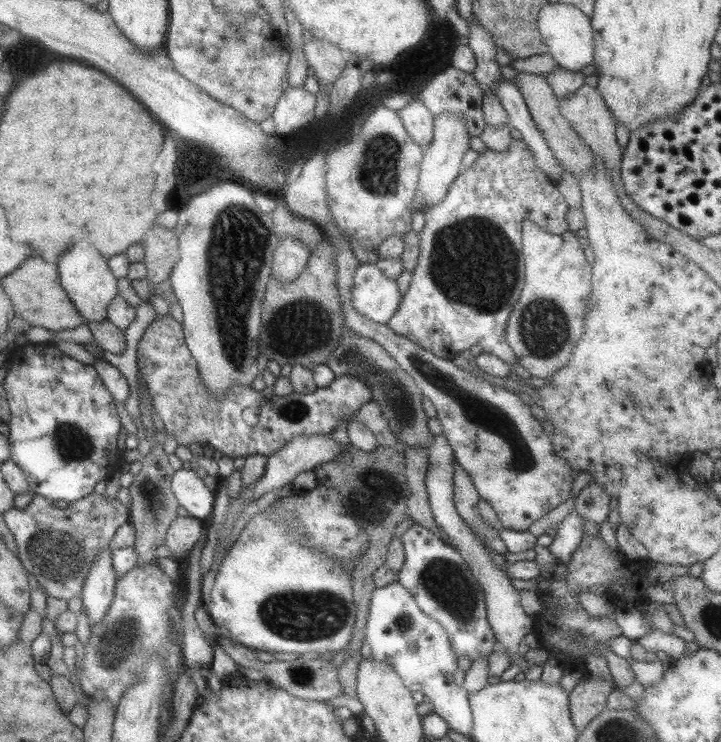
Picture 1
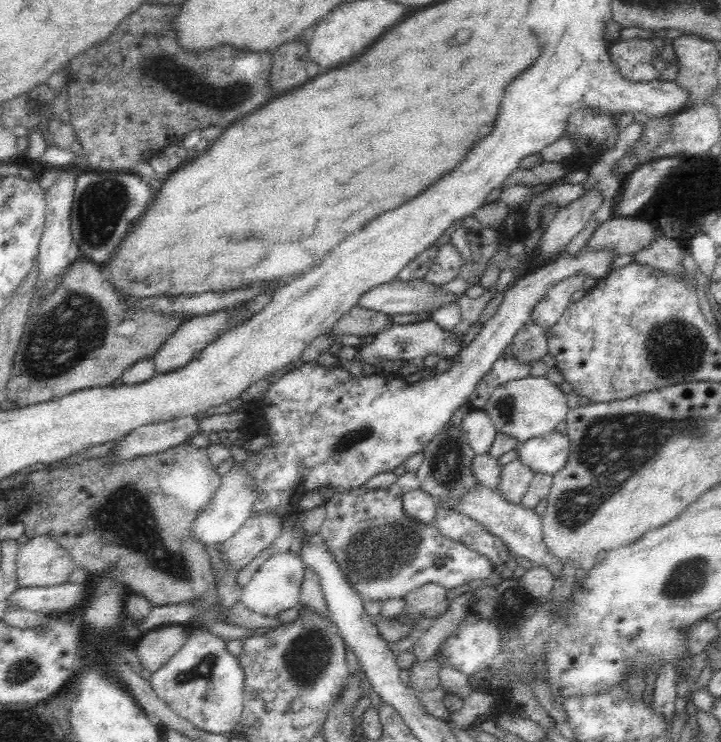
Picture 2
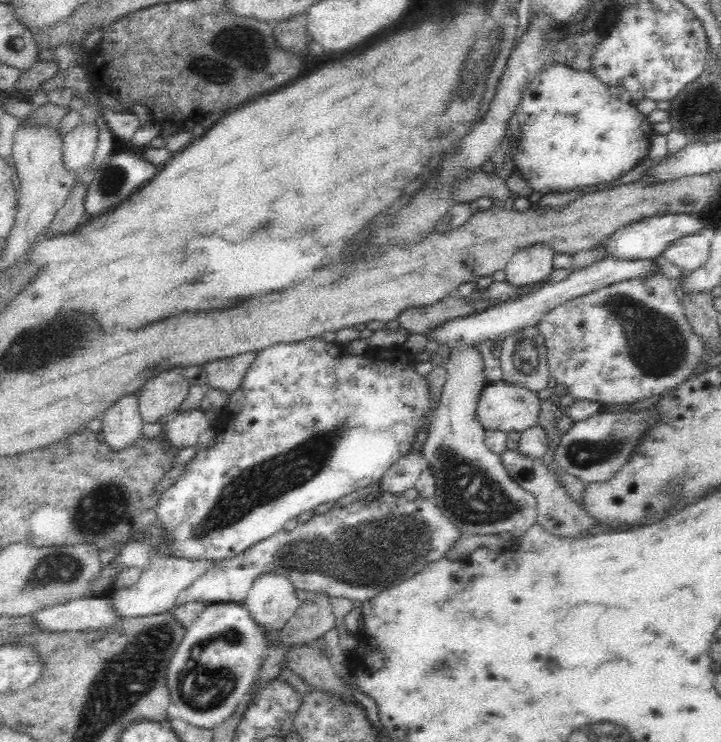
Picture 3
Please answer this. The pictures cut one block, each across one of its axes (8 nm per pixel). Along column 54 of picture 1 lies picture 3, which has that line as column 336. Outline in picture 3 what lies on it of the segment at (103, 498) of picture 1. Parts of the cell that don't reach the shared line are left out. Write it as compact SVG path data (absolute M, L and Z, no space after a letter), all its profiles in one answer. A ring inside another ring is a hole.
M382 490L382 499L384 504L379 506L375 494L372 493L362 502L356 501L344 507L331 507L326 514L314 515L304 524L298 523L294 530L282 529L275 535L252 544L236 556L218 561L215 567L179 592L175 604L183 605L192 601L204 601L208 604L242 603L254 578L258 578L264 572L282 574L289 578L298 590L306 590L310 595L322 593L361 604L386 588L408 580L431 562L446 559L454 544L465 536L441 513L433 500L422 499L420 496L408 500L402 493L392 494L387 490Z

